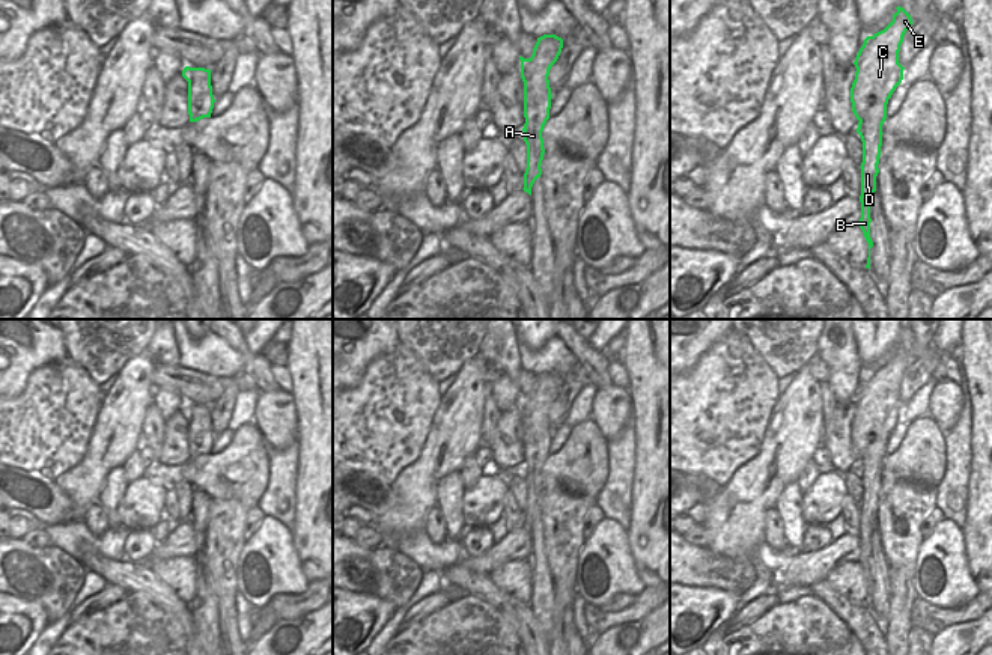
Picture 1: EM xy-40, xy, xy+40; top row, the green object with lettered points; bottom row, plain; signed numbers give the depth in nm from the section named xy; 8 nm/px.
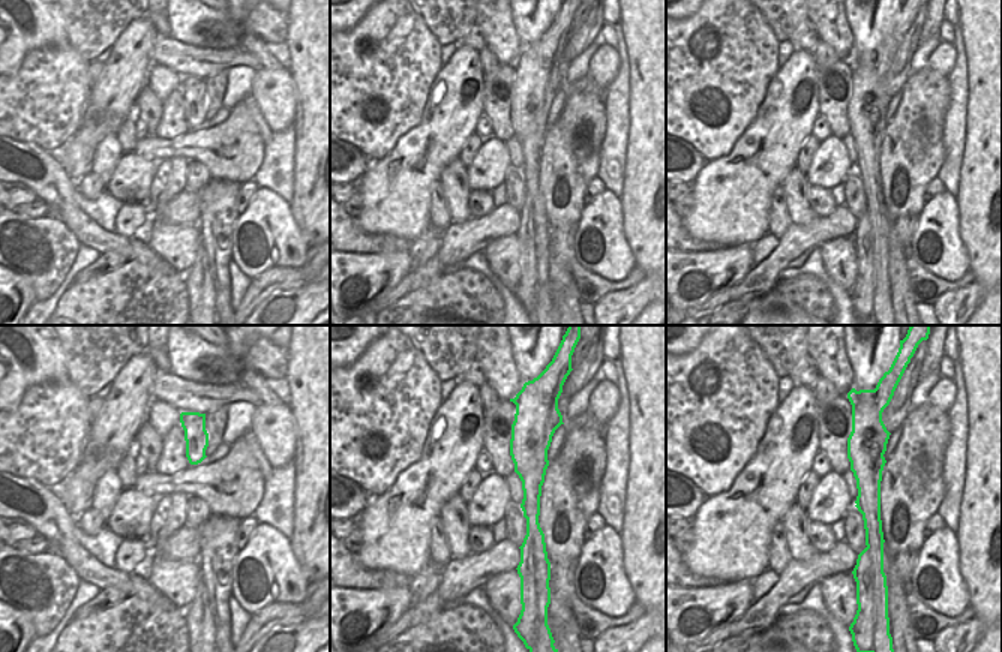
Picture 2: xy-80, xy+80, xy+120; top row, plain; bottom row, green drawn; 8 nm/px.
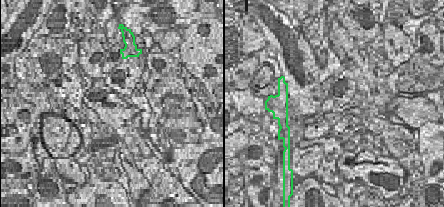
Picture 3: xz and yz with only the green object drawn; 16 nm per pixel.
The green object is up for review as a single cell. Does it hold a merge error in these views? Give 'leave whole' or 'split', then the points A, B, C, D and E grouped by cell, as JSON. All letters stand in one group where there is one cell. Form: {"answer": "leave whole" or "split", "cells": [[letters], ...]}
{"answer": "split", "cells": [["A", "B", "D"], ["C", "E"]]}

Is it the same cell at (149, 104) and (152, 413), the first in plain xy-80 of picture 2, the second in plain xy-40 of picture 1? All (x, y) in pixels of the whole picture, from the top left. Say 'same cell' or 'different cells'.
same cell

